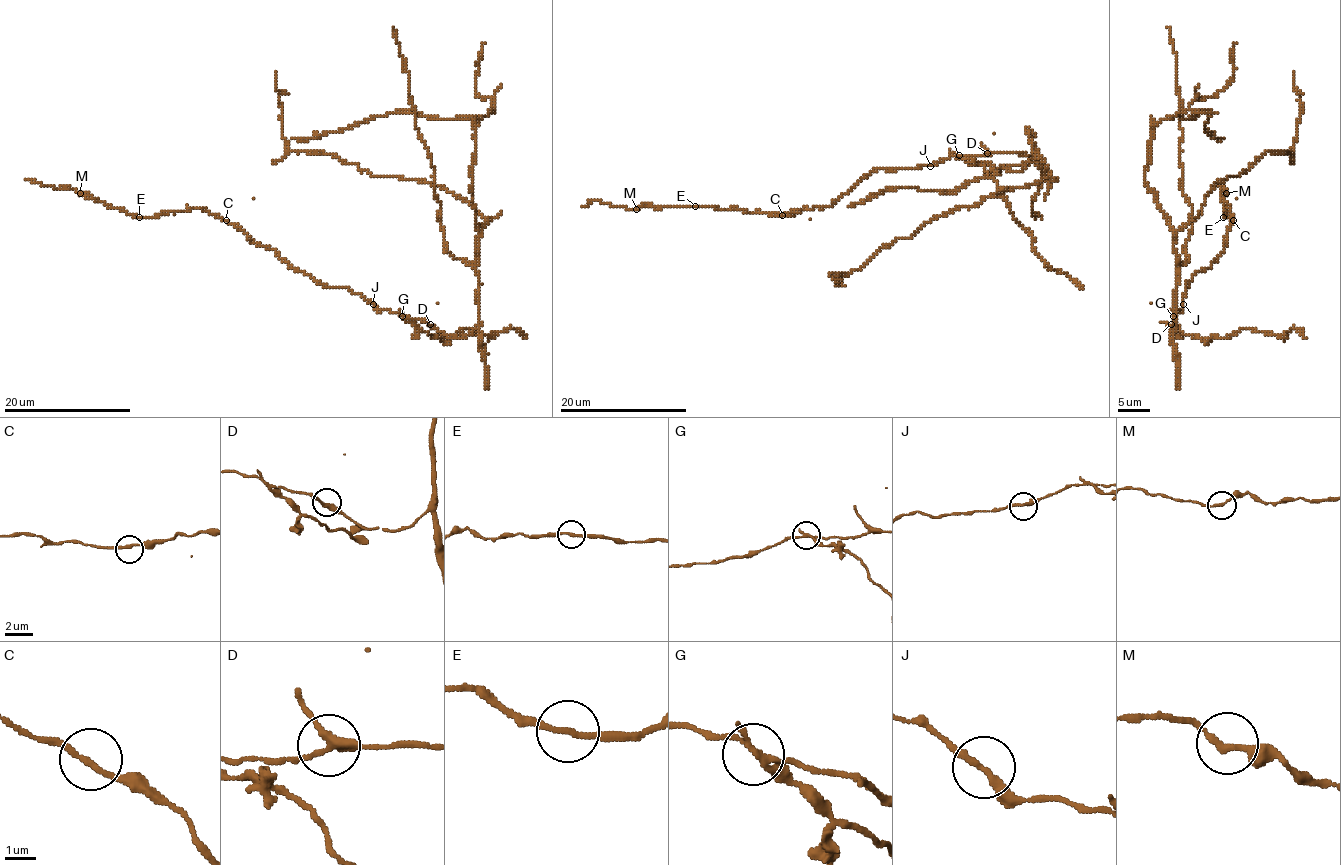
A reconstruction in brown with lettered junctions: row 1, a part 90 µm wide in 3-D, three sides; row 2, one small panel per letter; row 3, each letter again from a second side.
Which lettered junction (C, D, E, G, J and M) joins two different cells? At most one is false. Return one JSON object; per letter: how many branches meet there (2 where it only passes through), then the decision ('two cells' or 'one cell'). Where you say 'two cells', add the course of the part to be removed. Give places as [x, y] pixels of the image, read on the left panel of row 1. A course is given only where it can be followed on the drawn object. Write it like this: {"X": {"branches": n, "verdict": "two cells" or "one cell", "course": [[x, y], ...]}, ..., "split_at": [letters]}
{"C": {"branches": 2, "verdict": "one cell"}, "D": {"branches": 3, "verdict": "one cell"}, "E": {"branches": 2, "verdict": "one cell"}, "G": {"branches": 3, "verdict": "two cells", "course": [[402, 317], [441, 340], [472, 328], [476, 332], [494, 336], [511, 328], [525, 339]]}, "J": {"branches": 2, "verdict": "one cell"}, "M": {"branches": 2, "verdict": "one cell"}, "split_at": ["G"]}

